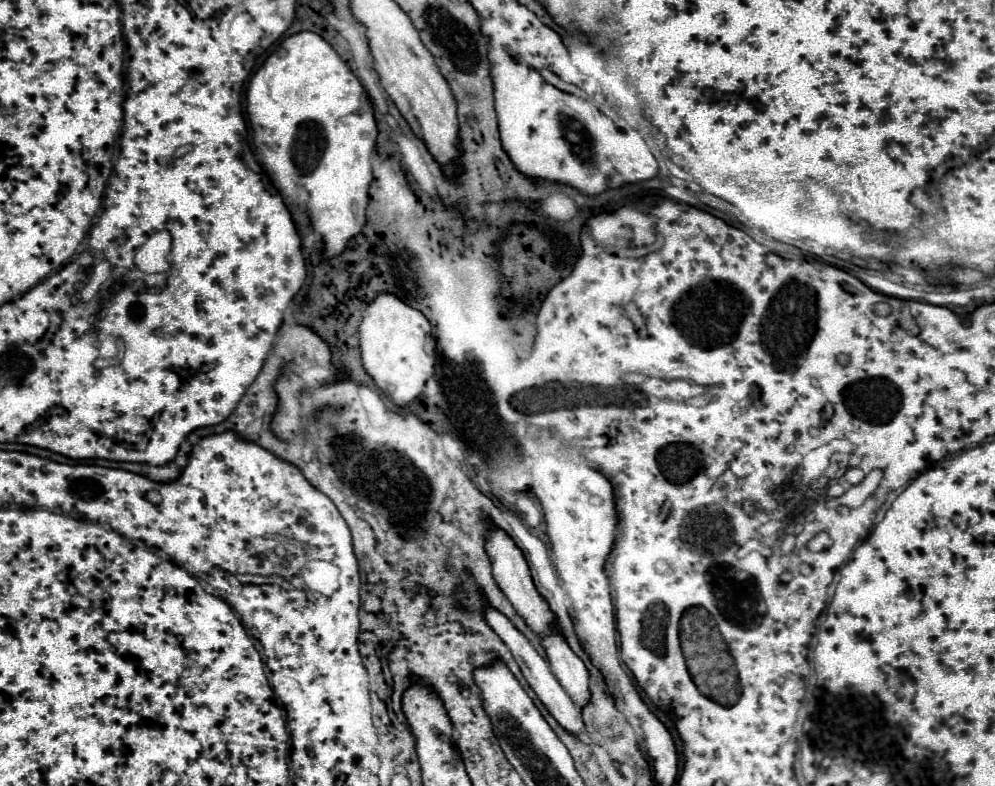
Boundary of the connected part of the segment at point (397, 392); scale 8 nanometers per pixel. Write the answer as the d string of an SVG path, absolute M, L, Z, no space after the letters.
M376 295L376 299L366 307L358 327L364 369L386 397L400 407L414 401L422 393L428 377L434 375L434 357L426 353L426 339L430 331L430 321L422 315L422 311L410 307L396 295Z

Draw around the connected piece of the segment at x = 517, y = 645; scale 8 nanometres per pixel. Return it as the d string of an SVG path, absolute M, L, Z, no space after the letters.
M486 607L486 611L484 611L484 621L486 621L486 623L496 631L496 635L500 635L500 639L508 645L508 649L512 651L512 655L514 655L514 659L516 659L516 663L518 663L522 675L524 675L524 679L526 679L528 685L534 689L534 693L536 693L538 699L544 703L544 707L550 711L550 715L552 715L566 731L578 735L580 729L584 727L584 723L582 723L582 711L570 701L570 697L566 695L566 691L560 687L560 683L556 681L556 677L554 677L552 671L550 671L548 661L544 661L544 657L542 657L542 655L530 645L530 641L512 625L512 621L510 621L506 615L500 615L500 611L496 611L494 607Z

